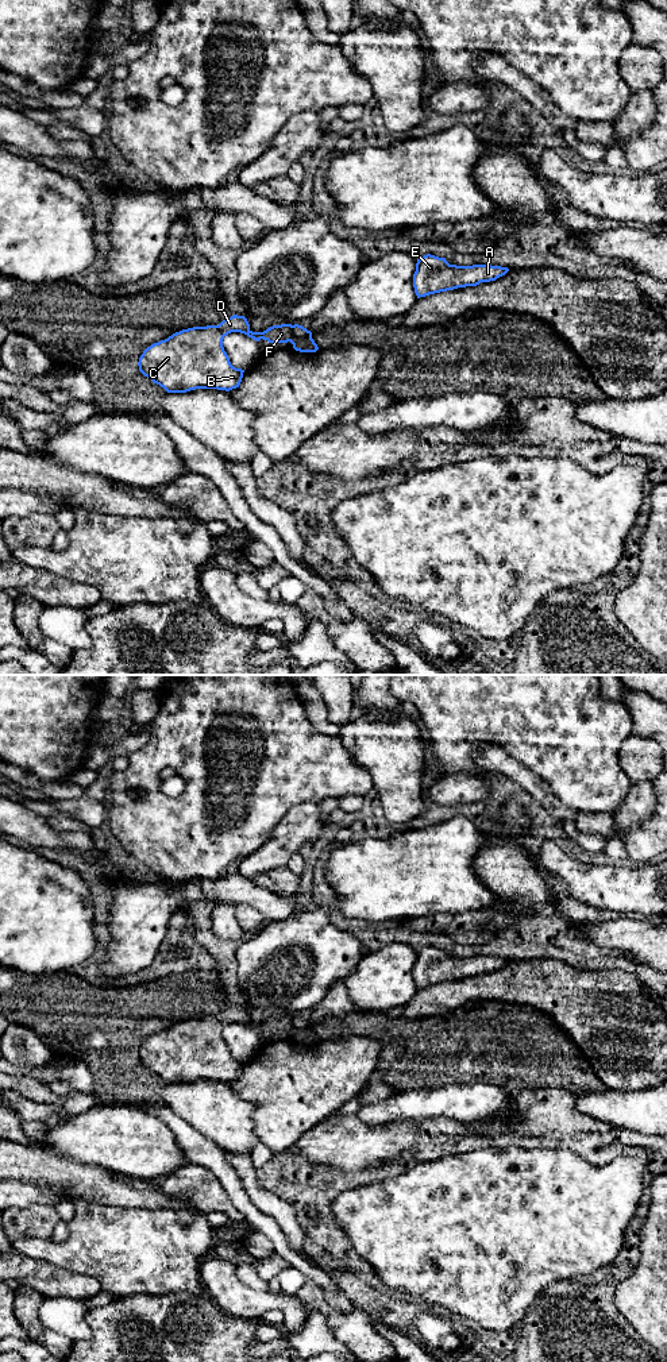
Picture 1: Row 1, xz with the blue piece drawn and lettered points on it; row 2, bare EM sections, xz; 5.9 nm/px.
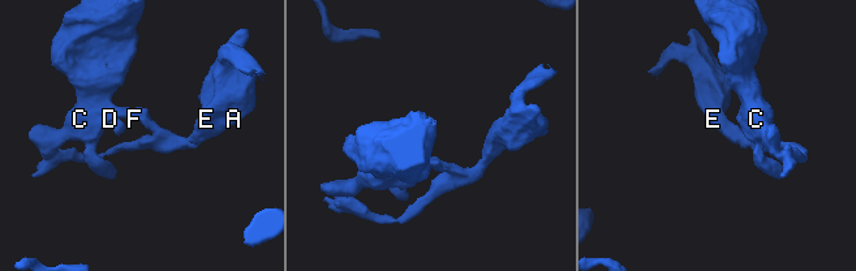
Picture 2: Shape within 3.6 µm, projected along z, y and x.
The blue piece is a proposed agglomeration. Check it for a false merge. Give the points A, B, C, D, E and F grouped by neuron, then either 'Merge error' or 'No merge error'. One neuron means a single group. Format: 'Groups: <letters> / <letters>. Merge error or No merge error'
Groups: A E / B C D F. Merge error

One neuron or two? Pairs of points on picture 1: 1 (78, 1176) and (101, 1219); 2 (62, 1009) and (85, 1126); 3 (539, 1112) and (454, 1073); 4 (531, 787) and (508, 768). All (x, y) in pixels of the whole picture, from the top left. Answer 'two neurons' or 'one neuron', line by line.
1: two neurons
2: two neurons
3: two neurons
4: one neuron

